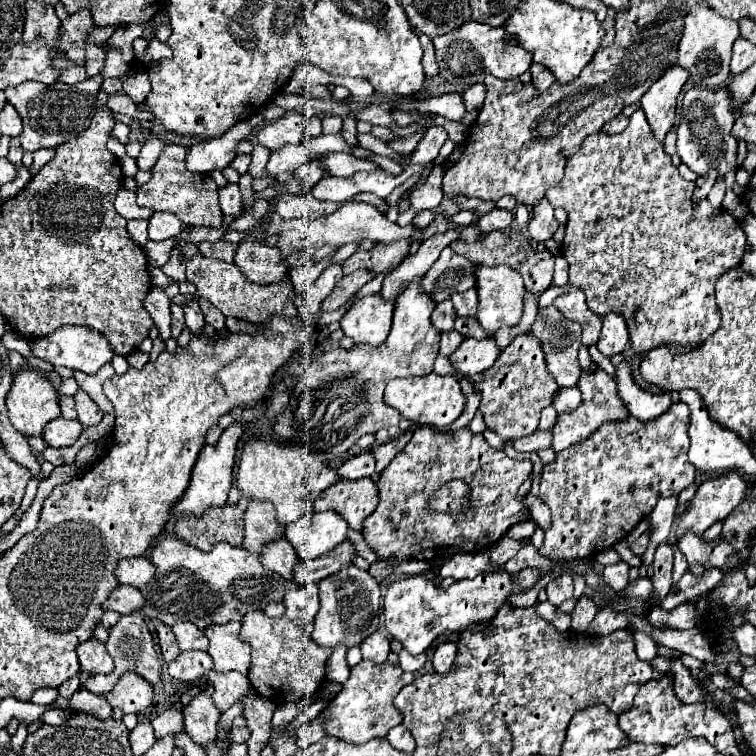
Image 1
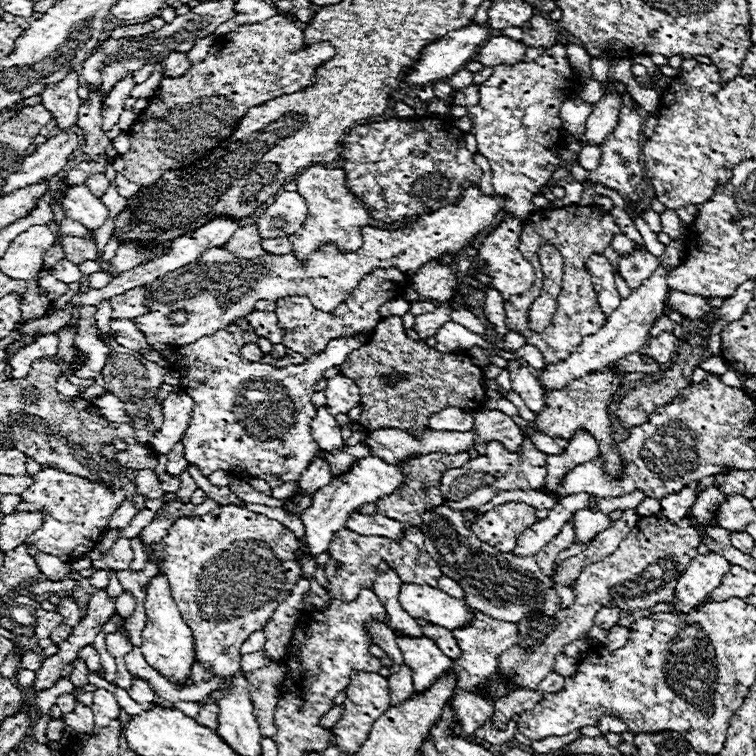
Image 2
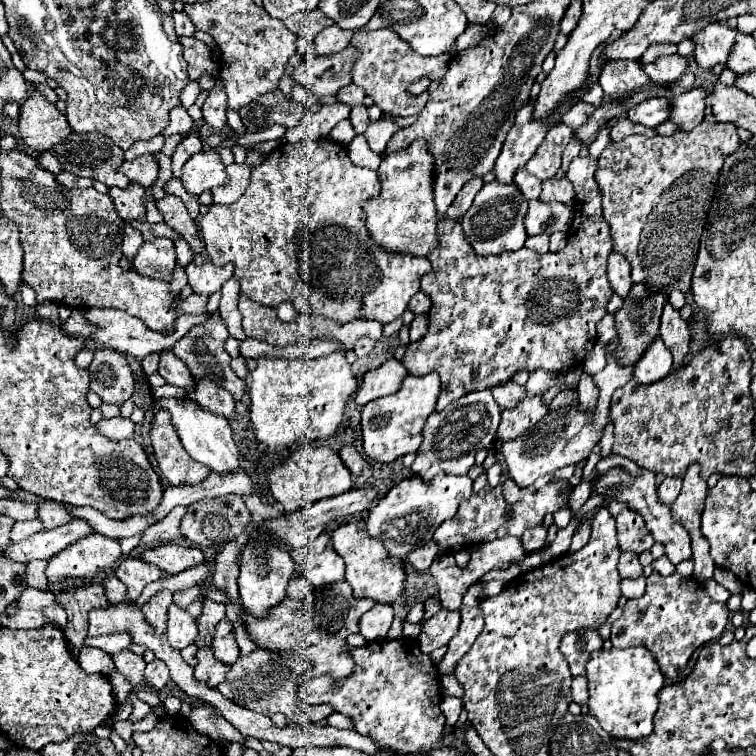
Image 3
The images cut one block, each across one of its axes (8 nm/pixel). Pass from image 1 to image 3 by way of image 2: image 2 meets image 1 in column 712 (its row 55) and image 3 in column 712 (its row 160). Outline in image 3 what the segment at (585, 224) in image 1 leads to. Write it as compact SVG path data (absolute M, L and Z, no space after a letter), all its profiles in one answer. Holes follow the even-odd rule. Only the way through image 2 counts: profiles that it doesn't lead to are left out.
M698 124L692 132L676 132L672 136L628 136L610 146L598 158L596 182L602 194L604 220L610 224L614 252L624 254L632 264L632 280L644 282L652 292L668 296L674 290L690 292L692 268L704 220L708 216L708 200L716 190L720 168L728 156L736 152L740 138L734 124Z

